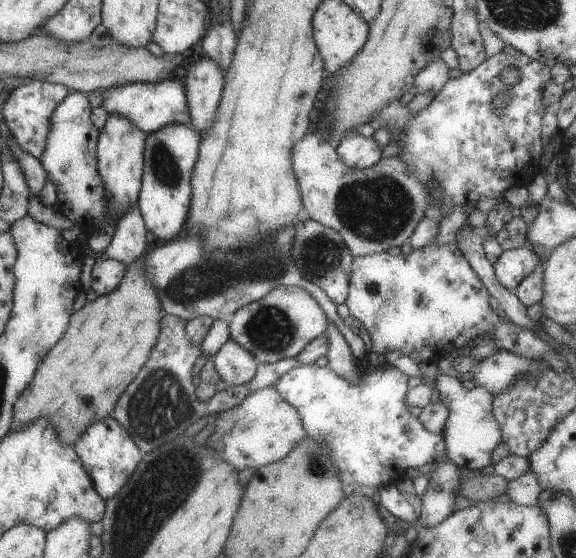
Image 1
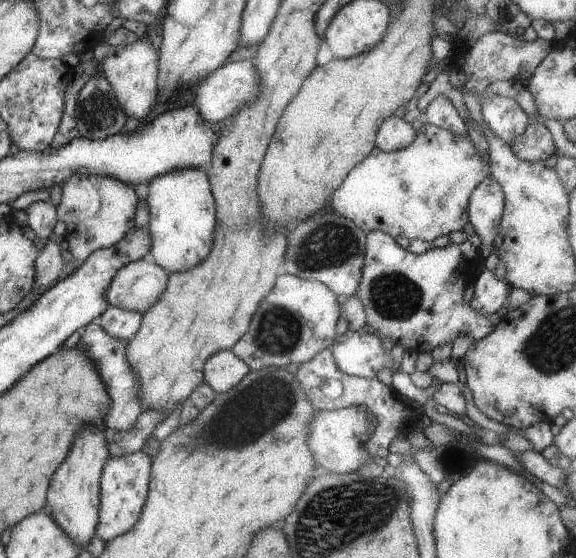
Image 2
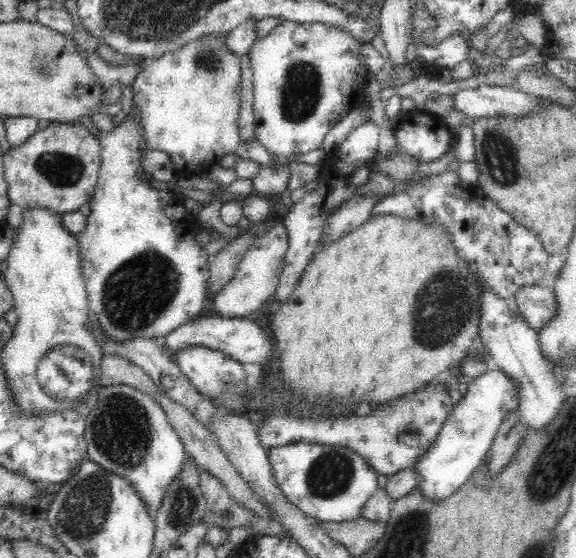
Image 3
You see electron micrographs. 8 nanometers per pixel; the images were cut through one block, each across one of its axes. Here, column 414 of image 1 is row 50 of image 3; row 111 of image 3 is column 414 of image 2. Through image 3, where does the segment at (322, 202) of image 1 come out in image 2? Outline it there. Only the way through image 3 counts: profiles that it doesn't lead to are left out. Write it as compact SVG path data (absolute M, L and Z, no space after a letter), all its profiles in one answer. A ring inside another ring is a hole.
M426 123L422 125L419 130L414 132L414 140L409 144L406 148L386 152L378 150L374 147L367 156L361 160L356 166L351 168L351 171L345 176L341 185L338 188L331 192L328 196L327 209L332 210L336 215L340 215L345 219L351 220L359 230L361 230L365 235L372 231L380 231L385 235L391 236L393 239L396 236L405 237L409 239L409 241L418 239L427 243L431 243L436 237L442 235L449 235L450 232L455 232L458 230L462 230L464 224L467 224L467 206L468 199L471 195L471 192L477 187L477 184L484 180L487 176L490 175L490 169L488 168L487 161L483 163L478 155L475 153L474 147L470 144L470 140L467 135L453 135L449 133L447 130L429 125Z

